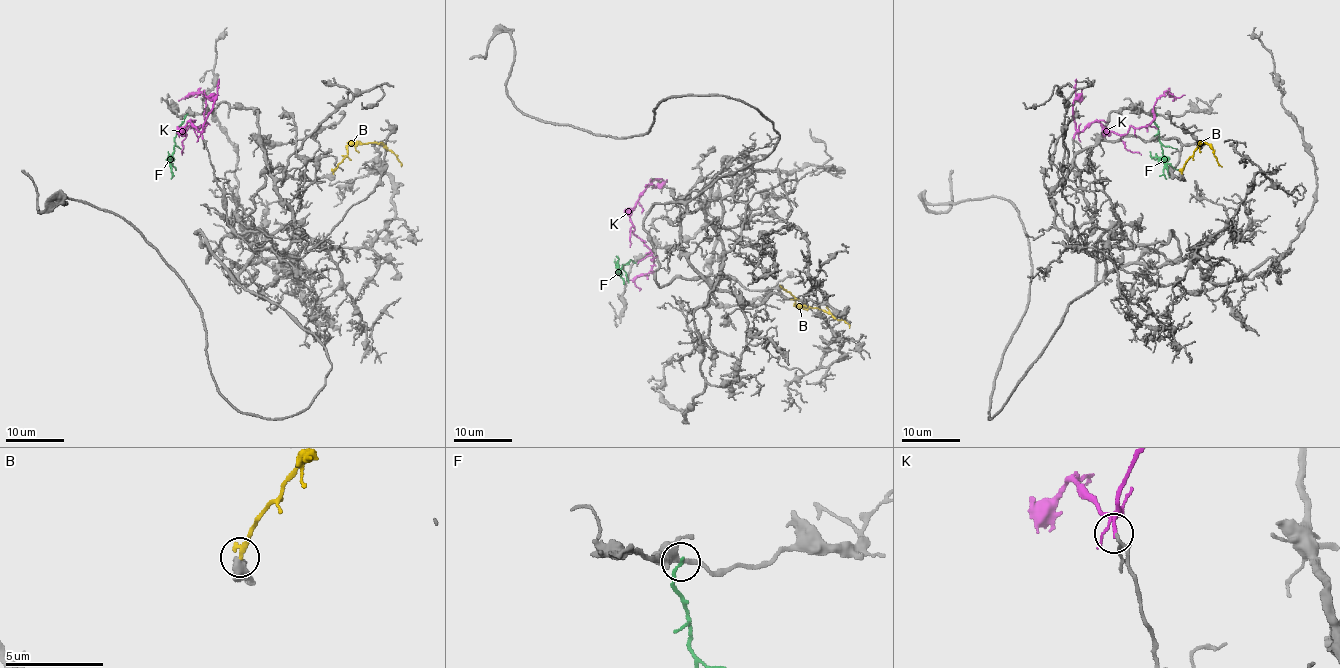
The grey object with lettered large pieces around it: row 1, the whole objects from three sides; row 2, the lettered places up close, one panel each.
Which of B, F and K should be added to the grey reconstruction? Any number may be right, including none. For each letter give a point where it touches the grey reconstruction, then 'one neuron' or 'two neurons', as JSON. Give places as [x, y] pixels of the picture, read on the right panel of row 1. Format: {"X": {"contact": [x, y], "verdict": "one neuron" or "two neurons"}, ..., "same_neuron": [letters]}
{"B": {"contact": [1181, 173], "verdict": "one neuron"}, "F": {"contact": [1156, 115], "verdict": "two neurons"}, "K": {"contact": [1073, 137], "verdict": "two neurons"}, "same_neuron": ["B"]}

